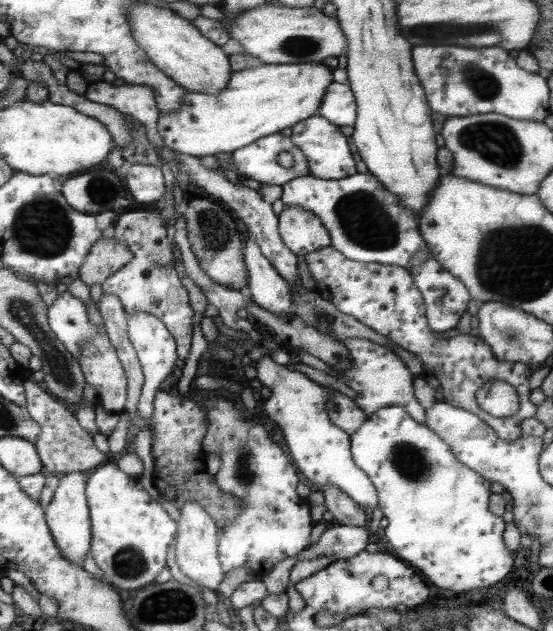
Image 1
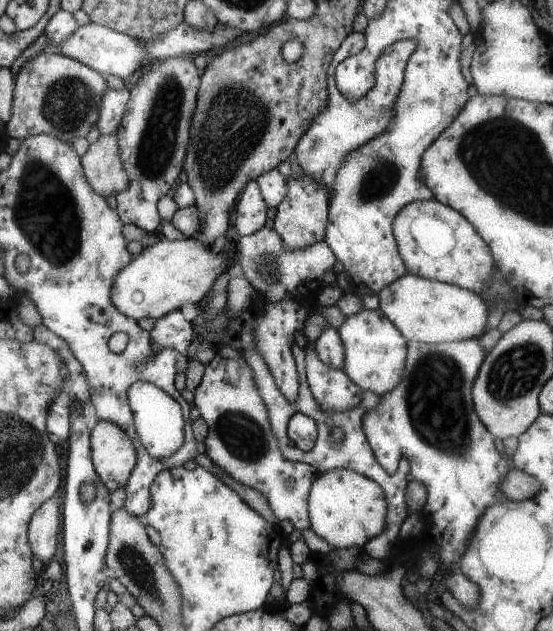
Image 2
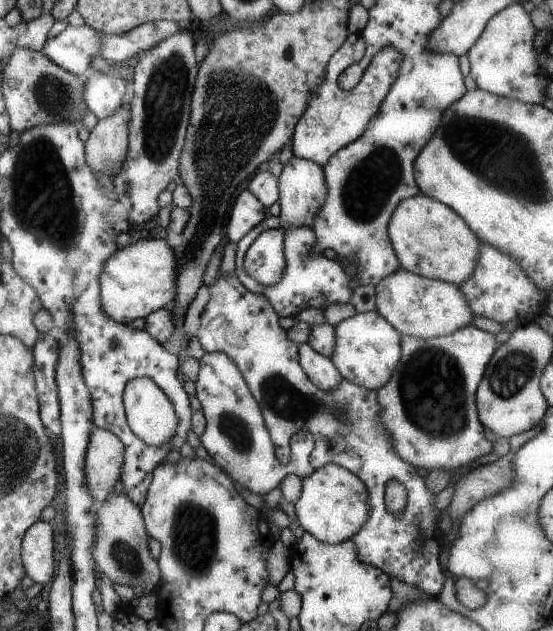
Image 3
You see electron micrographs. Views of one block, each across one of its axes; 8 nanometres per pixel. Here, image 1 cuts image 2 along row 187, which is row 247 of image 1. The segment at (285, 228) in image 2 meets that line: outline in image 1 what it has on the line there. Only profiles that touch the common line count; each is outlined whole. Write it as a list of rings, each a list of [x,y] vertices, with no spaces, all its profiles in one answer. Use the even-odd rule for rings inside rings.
[[[285,206],[279,214],[281,236],[285,246],[297,256],[309,256],[329,246],[329,232],[315,212],[303,210],[301,206]]]

